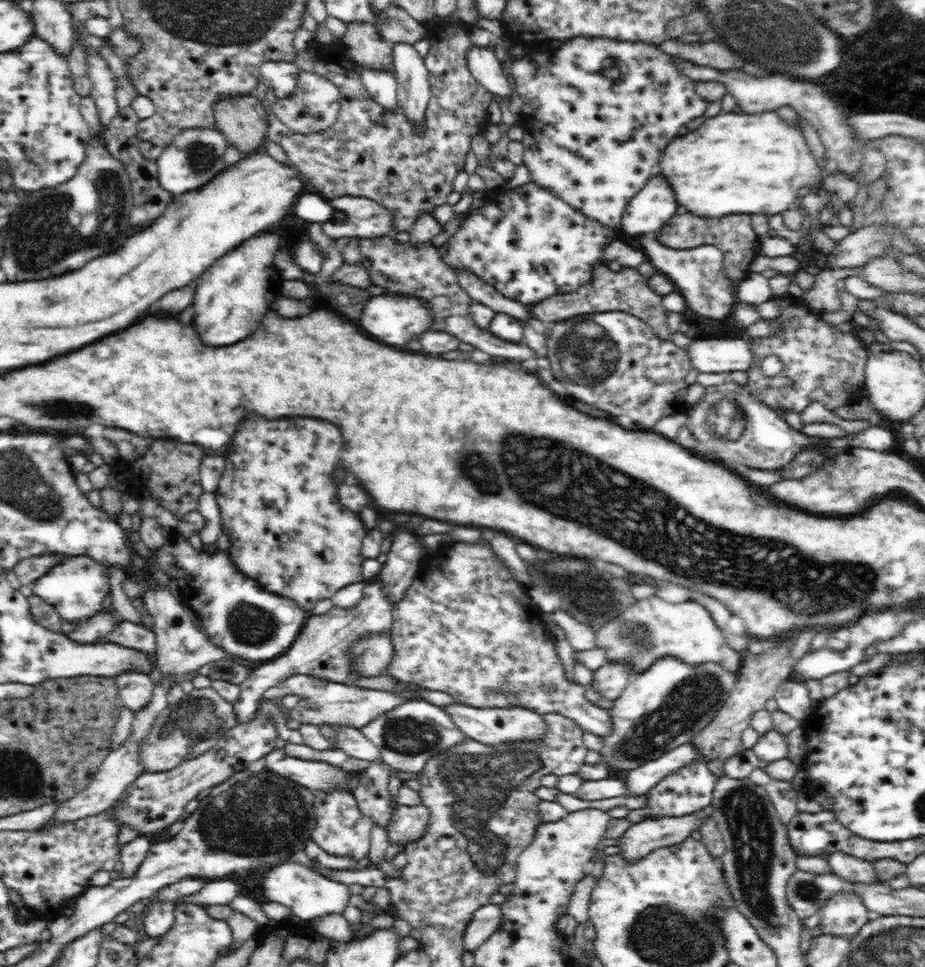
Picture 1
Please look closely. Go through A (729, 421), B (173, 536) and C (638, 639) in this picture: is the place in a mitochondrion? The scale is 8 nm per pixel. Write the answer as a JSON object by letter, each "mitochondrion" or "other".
{"A":"mitochondrion","B":"other","C":"mitochondrion"}

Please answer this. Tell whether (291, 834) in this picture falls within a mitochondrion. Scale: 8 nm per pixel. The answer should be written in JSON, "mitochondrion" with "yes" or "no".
{"mitochondrion":"yes"}

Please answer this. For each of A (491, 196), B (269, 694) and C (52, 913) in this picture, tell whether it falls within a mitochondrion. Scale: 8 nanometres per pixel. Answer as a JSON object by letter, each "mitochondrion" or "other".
{"A":"other","B":"other","C":"other"}

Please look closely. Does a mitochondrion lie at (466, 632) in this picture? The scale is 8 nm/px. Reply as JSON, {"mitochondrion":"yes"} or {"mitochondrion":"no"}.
{"mitochondrion":"no"}

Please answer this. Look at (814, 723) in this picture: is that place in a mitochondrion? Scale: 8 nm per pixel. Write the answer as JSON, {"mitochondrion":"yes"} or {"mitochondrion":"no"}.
{"mitochondrion":"no"}

